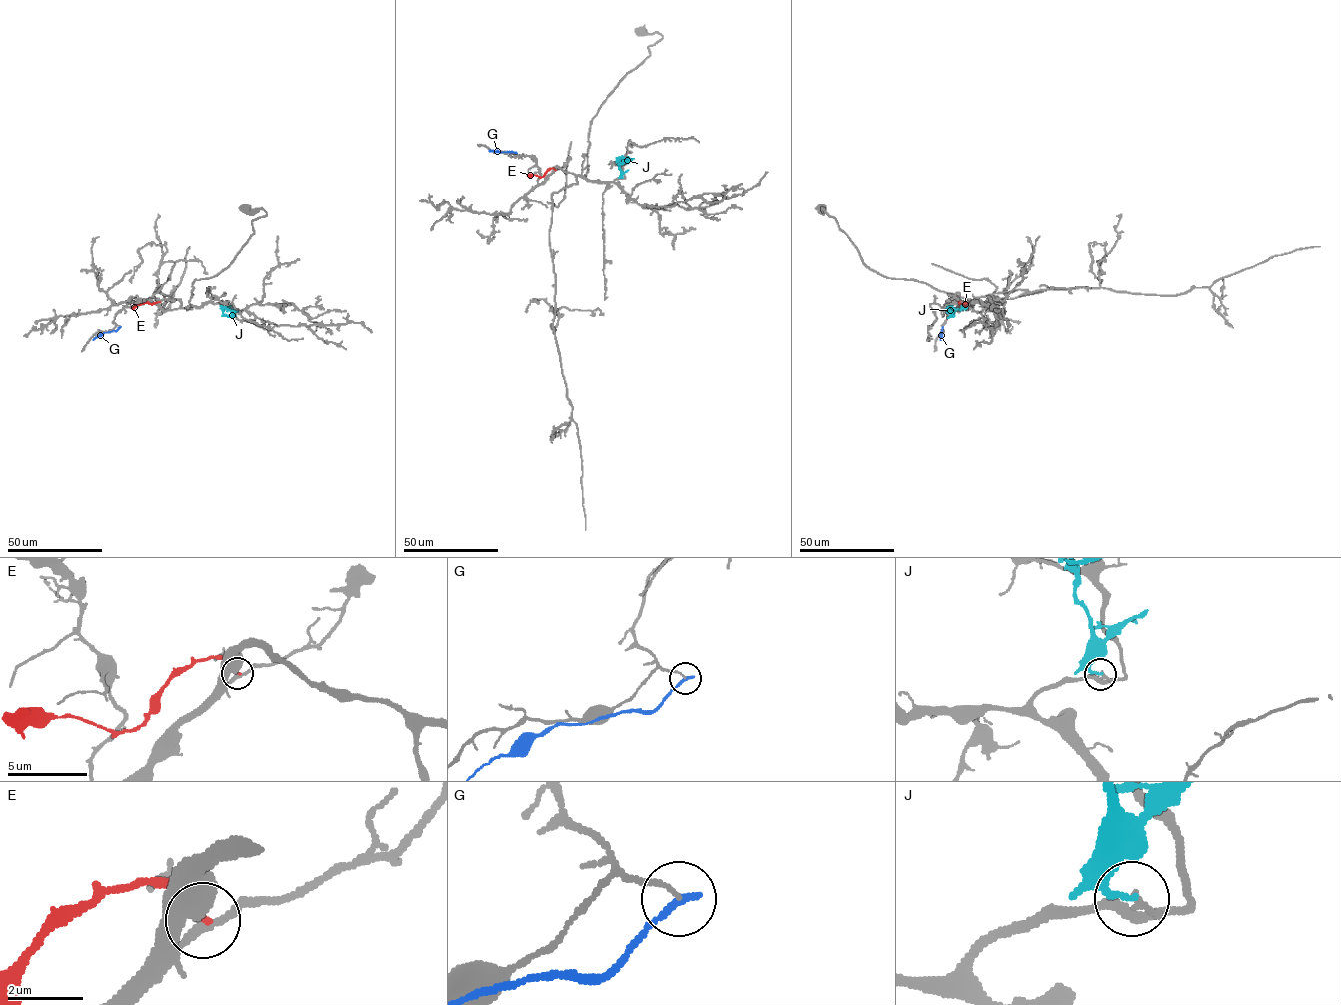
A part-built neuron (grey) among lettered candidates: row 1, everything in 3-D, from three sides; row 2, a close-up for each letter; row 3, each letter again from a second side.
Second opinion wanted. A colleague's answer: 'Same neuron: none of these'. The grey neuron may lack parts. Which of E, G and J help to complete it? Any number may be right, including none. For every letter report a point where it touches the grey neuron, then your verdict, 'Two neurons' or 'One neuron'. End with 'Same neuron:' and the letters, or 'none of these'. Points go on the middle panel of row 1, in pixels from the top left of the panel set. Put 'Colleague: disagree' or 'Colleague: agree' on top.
Colleague: agree
E: Touches grey at (555, 170). Two neurons
G: Touches grey at (516, 152). Two neurons
J: Touches grey at (622, 178). Two neurons
Same neuron: none of these

